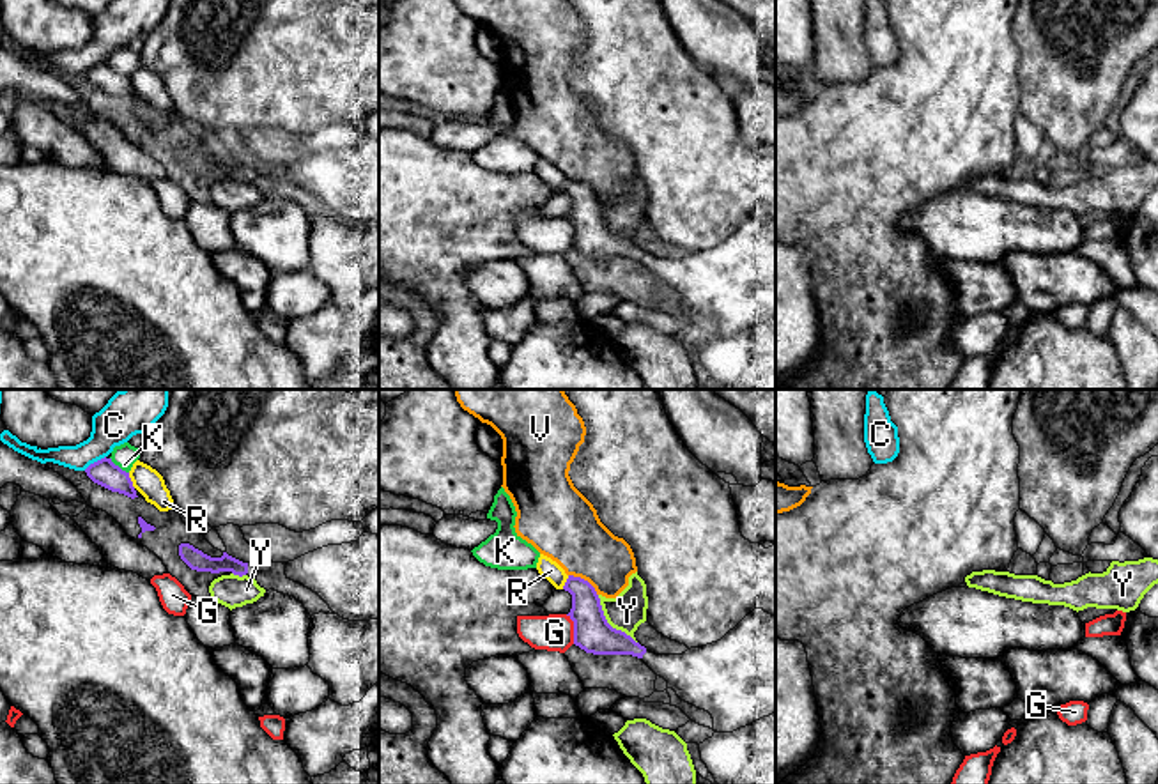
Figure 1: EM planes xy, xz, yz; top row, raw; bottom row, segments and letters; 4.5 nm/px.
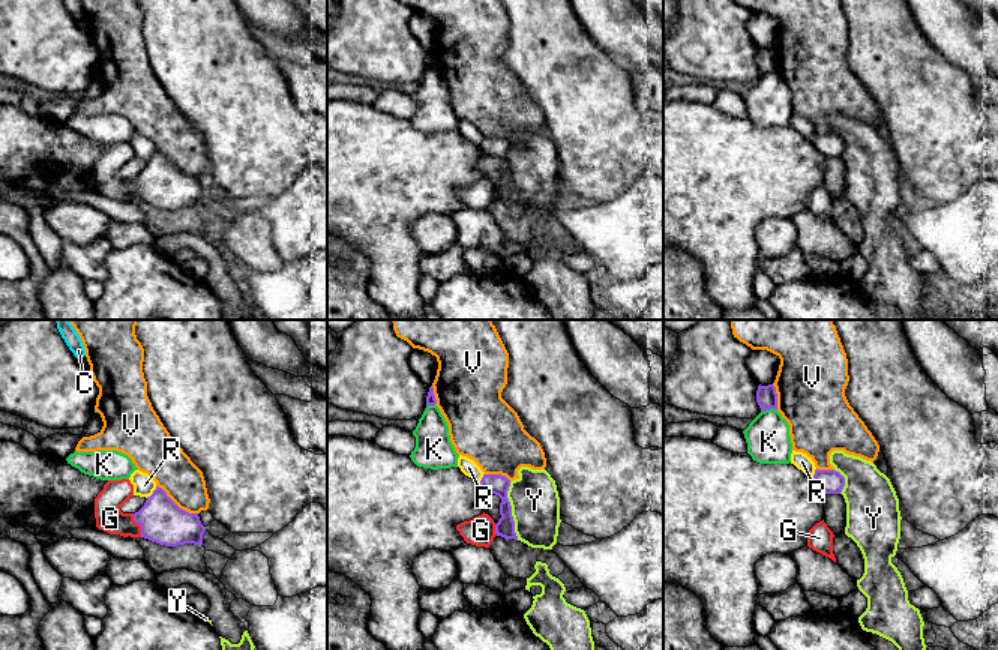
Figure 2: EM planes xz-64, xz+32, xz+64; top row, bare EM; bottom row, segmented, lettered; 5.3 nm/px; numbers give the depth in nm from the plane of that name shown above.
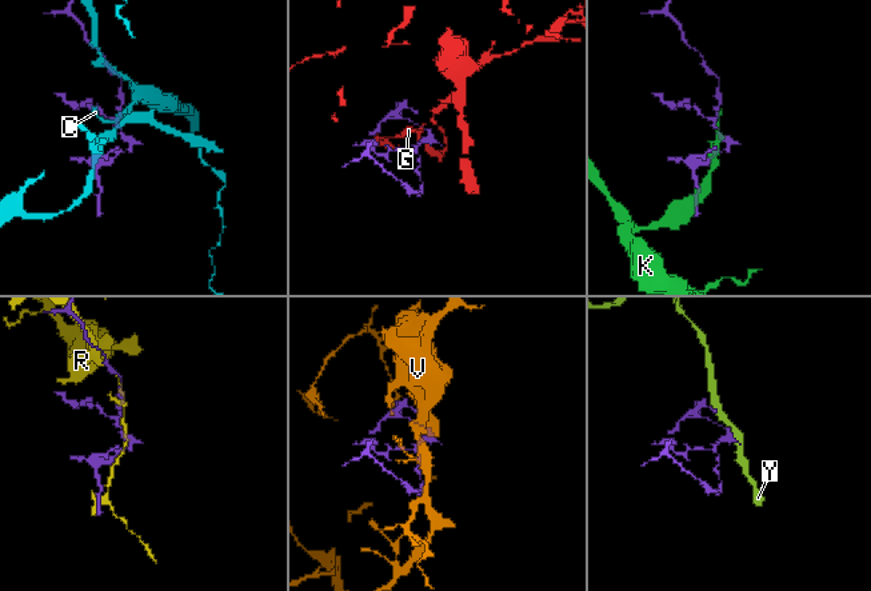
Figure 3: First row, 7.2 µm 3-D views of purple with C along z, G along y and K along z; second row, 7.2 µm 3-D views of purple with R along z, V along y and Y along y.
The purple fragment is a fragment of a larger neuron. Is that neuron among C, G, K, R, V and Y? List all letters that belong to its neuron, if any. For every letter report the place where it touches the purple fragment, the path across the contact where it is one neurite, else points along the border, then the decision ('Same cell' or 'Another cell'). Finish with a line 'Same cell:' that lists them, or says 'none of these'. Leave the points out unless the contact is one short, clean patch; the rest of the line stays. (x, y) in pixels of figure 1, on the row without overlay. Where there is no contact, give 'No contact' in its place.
C: Touches purple at xy (94, 66). Another cell
G: Touches purple at xz (574, 232). Boundary: xz (565, 218), (572, 225), (574, 246). Another cell
K: Touches purple at xy (117, 69). Another cell
R: Touches purple at xy (130, 84). Another cell
V: Touches purple at xz (583, 183). Another cell
Y: Touches purple at xz (608, 227). Another cell
Same cell: none of these

